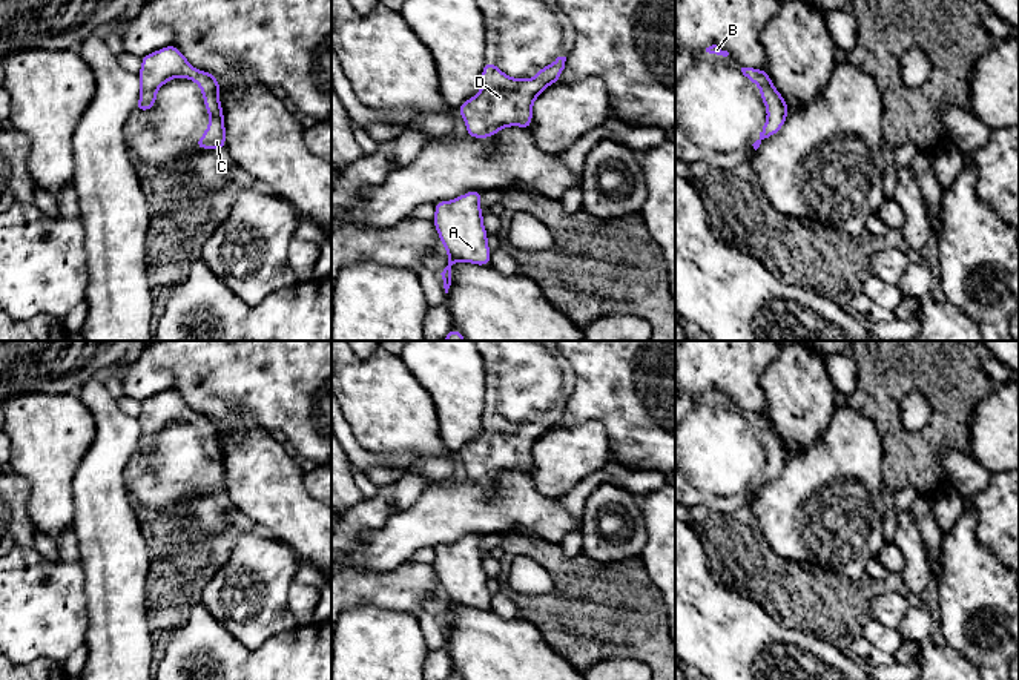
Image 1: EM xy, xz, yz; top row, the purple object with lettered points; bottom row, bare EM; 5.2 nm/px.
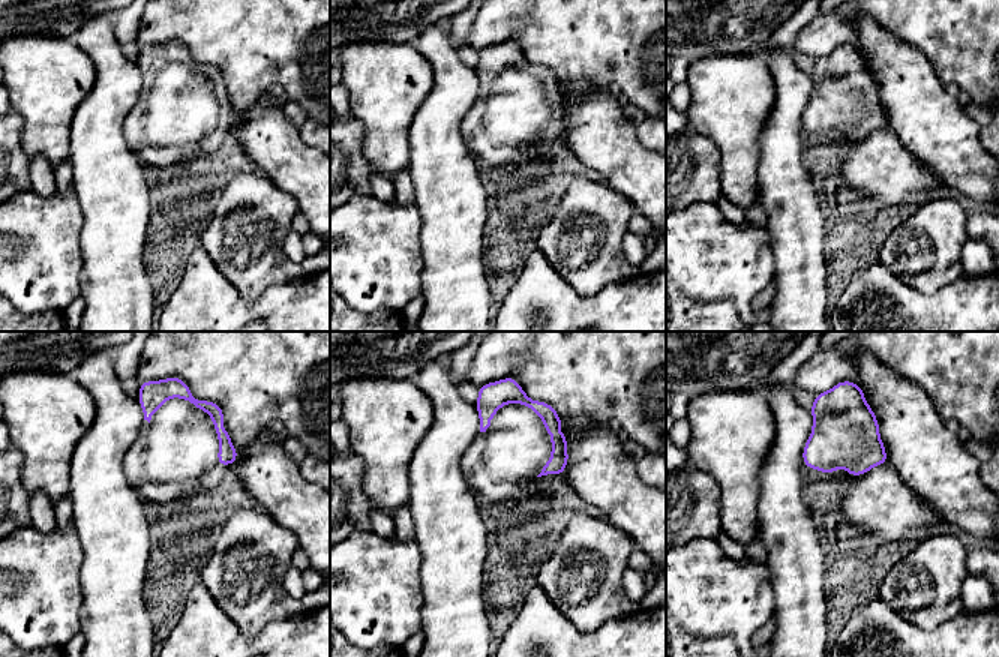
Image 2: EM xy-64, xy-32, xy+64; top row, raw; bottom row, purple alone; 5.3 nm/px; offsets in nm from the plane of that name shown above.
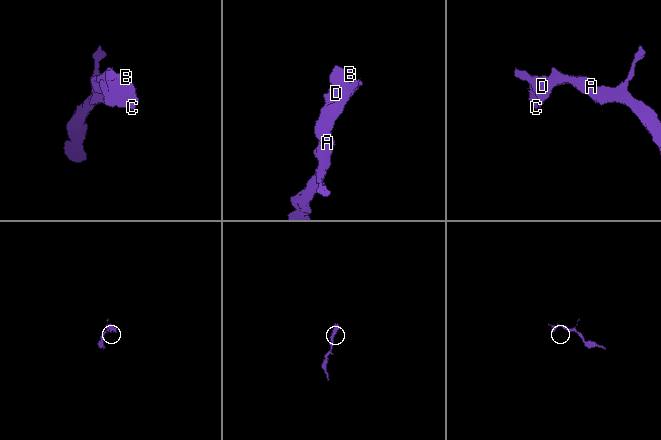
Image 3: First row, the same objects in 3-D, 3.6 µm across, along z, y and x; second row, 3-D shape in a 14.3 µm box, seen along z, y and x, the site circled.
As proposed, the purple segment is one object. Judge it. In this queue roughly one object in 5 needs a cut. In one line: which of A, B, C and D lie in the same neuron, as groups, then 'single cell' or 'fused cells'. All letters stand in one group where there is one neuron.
A B C D; single cell

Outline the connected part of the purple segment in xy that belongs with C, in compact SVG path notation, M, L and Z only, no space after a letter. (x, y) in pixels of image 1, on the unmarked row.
M169 388L141 401L141 413L137 419L140 424L137 456L150 454L157 447L158 433L169 424L187 422L195 425L210 460L207 473L195 487L195 493L224 494L224 456L219 445L219 424L213 418L195 413L176 390Z

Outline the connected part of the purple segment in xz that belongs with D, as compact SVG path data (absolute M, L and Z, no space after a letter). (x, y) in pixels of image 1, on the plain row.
M557 401L533 422L513 422L497 408L485 405L480 434L457 451L467 479L485 484L510 470L529 473L536 442L549 428L559 427L565 405L566 401Z

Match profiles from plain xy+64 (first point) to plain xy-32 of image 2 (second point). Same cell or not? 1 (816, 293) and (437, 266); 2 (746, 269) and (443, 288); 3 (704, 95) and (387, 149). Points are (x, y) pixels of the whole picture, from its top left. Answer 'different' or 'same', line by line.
1: same
2: different
3: same

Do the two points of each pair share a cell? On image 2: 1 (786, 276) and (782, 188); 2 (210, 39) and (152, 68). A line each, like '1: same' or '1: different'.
1: same
2: different

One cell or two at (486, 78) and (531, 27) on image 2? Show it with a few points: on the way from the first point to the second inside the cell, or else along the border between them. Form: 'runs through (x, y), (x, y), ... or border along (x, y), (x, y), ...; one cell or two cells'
border along (482, 48), (512, 41), (530, 62), (543, 65); two cells

